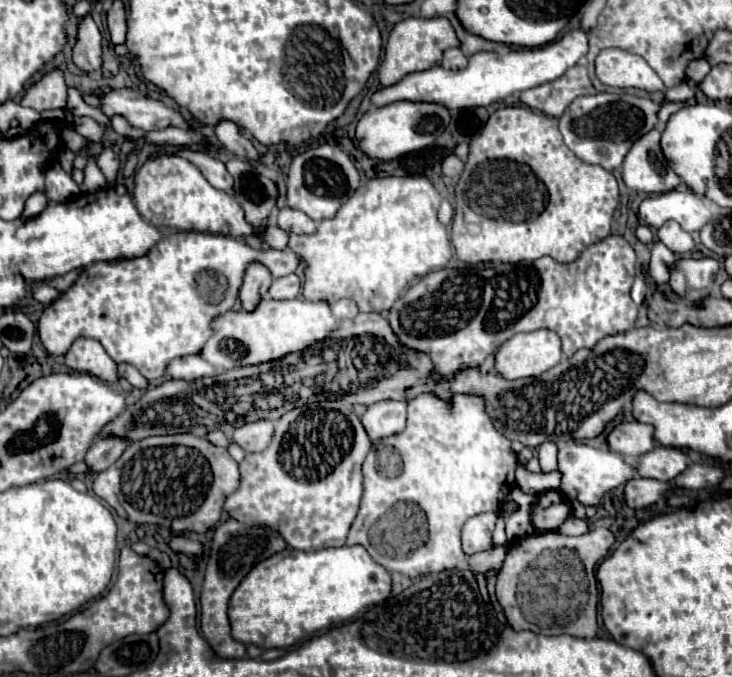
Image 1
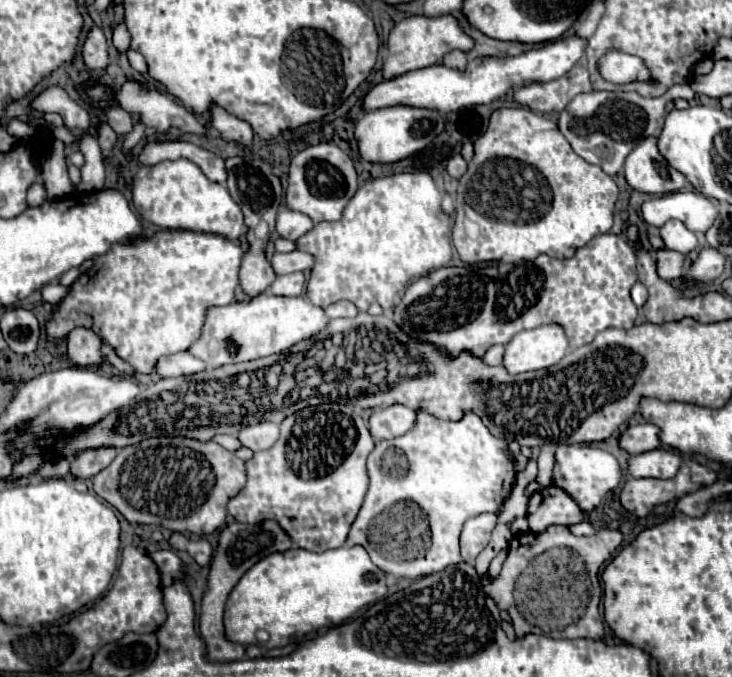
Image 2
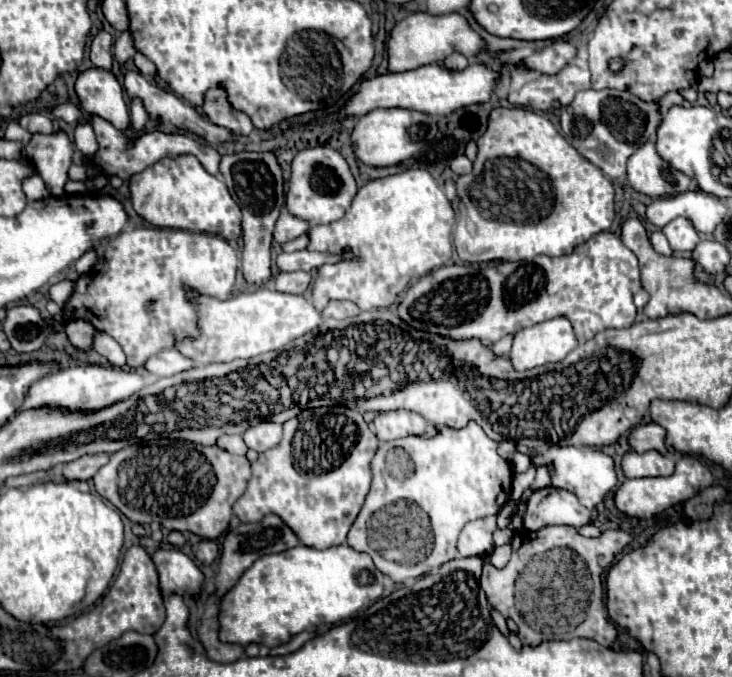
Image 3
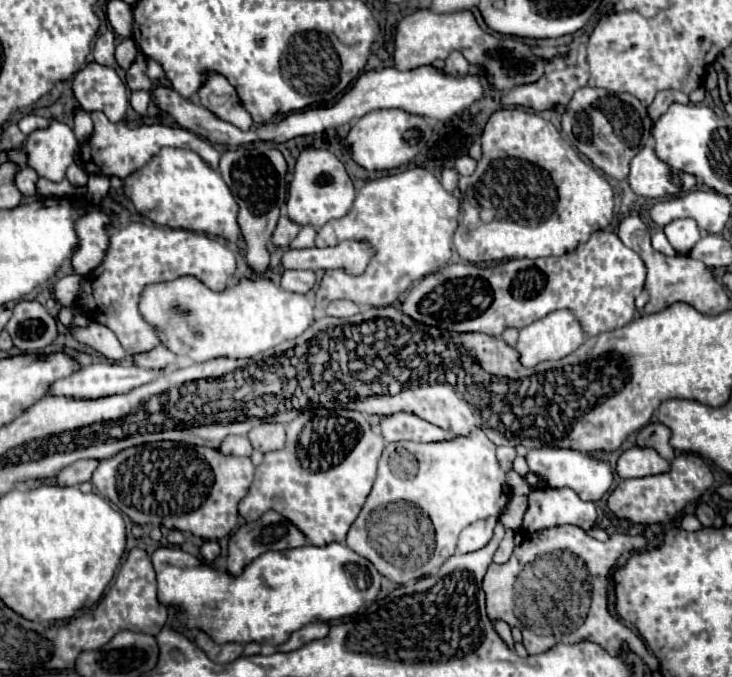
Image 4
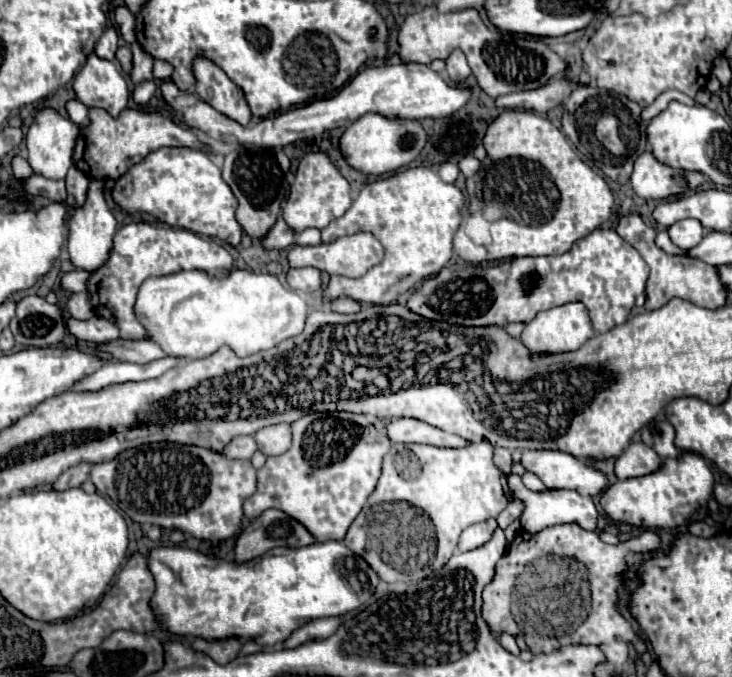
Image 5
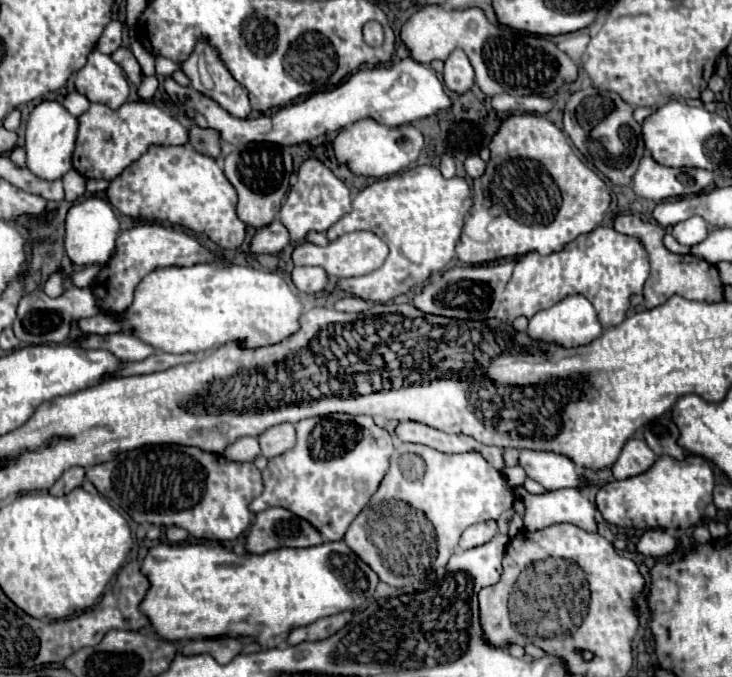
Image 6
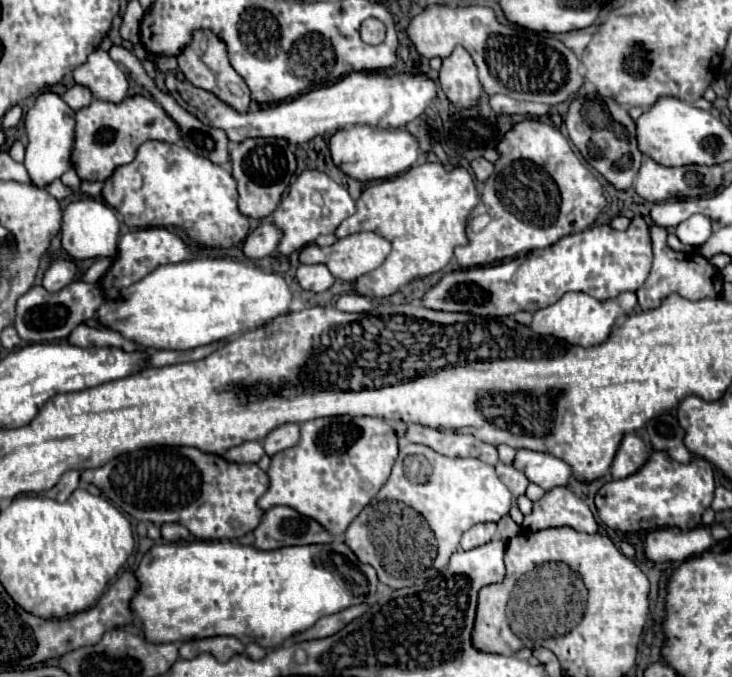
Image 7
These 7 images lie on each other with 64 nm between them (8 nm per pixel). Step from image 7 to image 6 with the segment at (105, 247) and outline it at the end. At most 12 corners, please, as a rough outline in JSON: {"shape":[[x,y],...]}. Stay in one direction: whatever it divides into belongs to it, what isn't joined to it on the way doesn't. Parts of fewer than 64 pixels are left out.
{"shape":[[98,196],[66,216],[66,254],[78,266],[112,256],[120,224]]}

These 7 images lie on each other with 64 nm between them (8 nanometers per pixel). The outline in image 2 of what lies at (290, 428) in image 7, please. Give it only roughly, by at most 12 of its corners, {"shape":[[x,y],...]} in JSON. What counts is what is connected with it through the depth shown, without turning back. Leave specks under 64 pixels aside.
{"shape":[[258,422],[238,432],[252,452],[268,450],[278,438],[278,424]]}

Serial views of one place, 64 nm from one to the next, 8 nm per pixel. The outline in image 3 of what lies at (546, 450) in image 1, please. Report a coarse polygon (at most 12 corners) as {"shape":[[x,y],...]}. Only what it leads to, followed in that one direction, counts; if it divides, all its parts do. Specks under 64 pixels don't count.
{"shape":[[542,464],[536,472],[532,490],[550,486],[550,470]]}

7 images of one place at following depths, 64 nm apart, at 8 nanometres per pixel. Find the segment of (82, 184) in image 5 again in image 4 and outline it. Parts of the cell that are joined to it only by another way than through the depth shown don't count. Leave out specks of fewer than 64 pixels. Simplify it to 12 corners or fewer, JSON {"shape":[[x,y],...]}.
{"shape":[[78,164],[68,168],[68,180],[82,186],[88,182],[86,174]]}

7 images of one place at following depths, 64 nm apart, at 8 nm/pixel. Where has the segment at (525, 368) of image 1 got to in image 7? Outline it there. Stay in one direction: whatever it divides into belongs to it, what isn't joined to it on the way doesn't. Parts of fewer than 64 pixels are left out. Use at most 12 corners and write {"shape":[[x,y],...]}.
{"shape":[[580,292],[538,310],[532,332],[578,346],[604,342],[636,306],[624,292]]}

